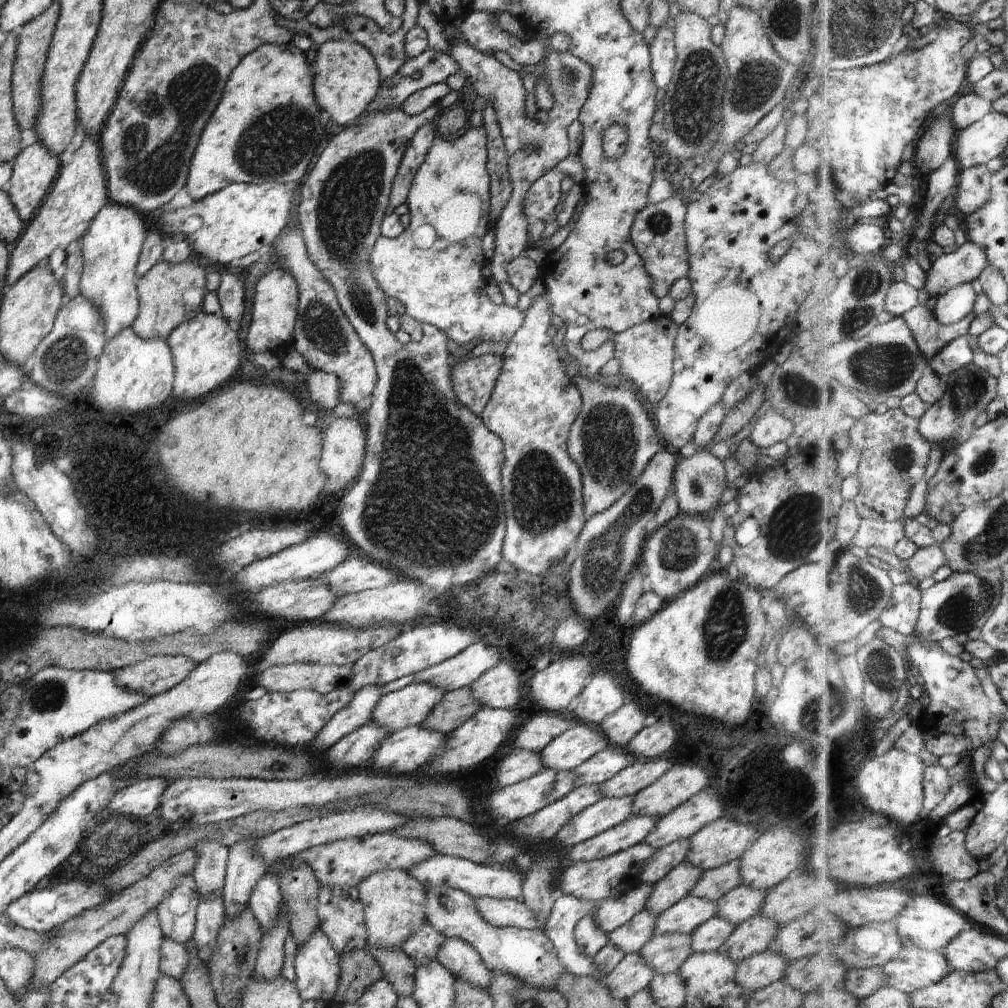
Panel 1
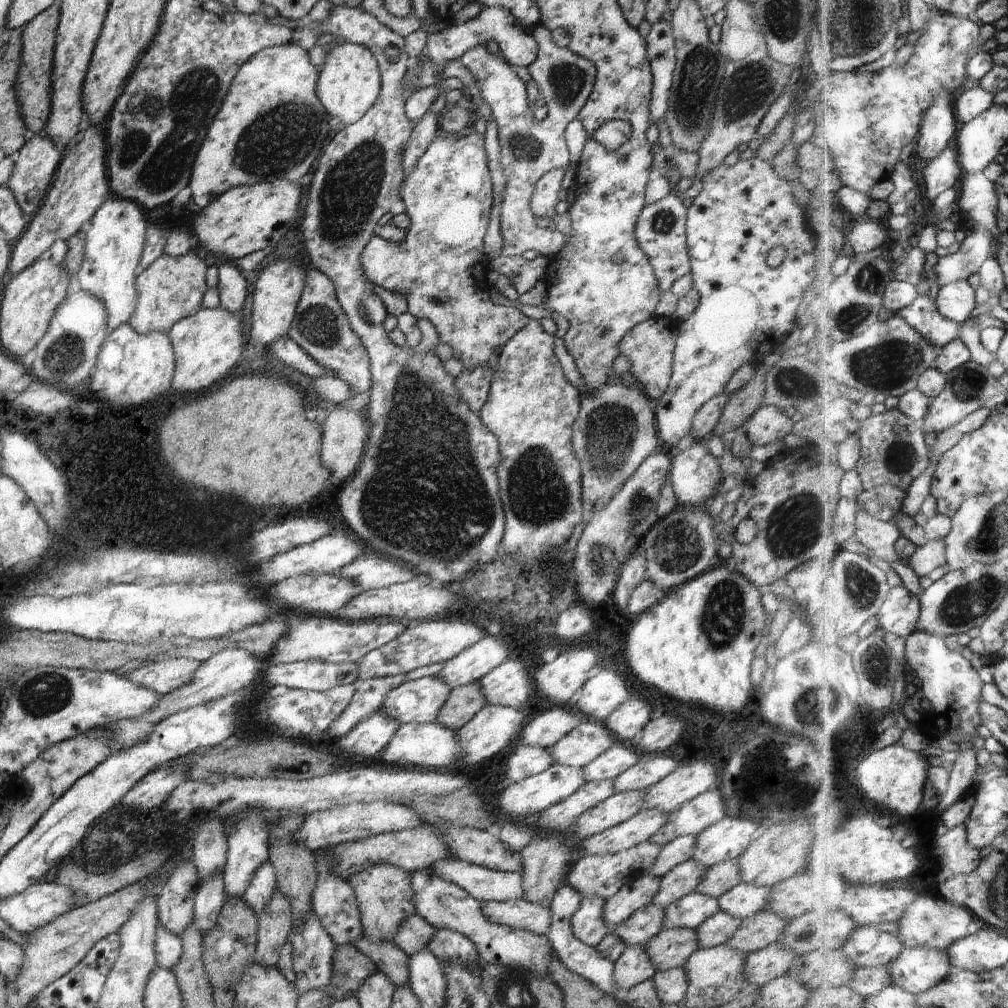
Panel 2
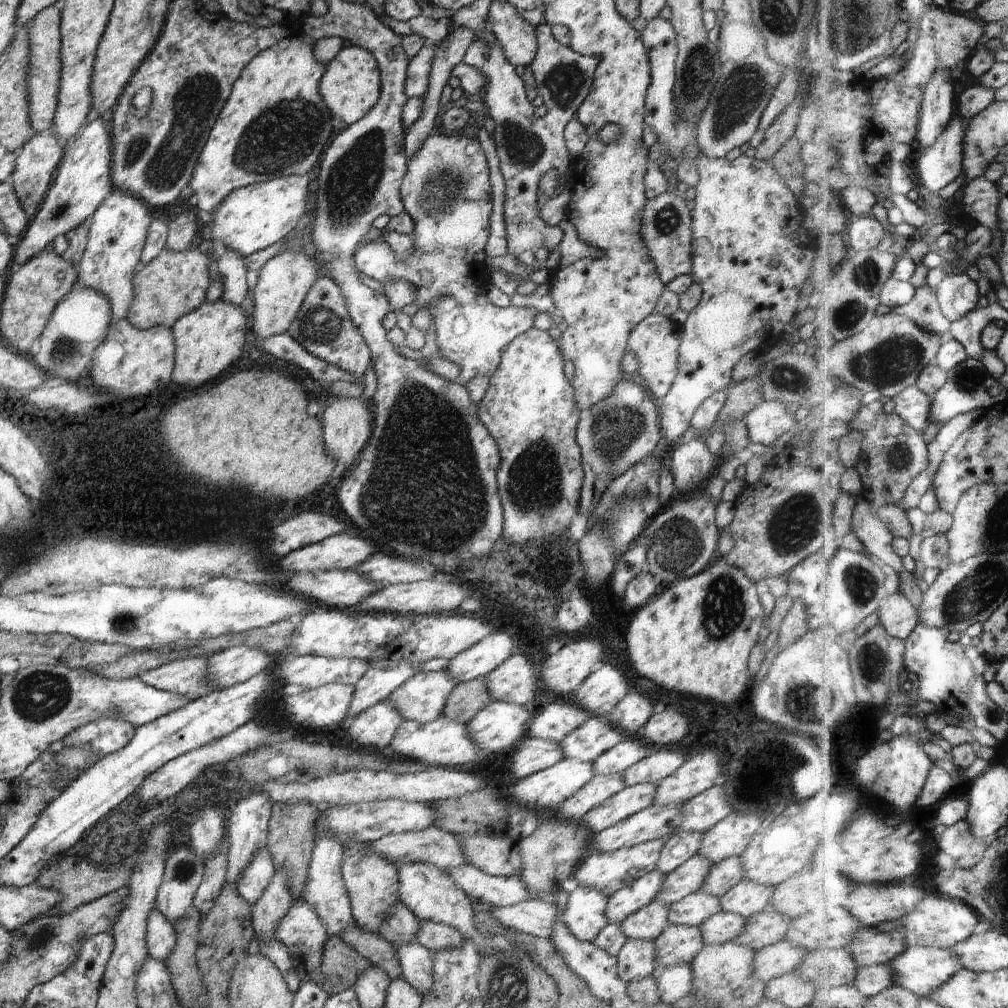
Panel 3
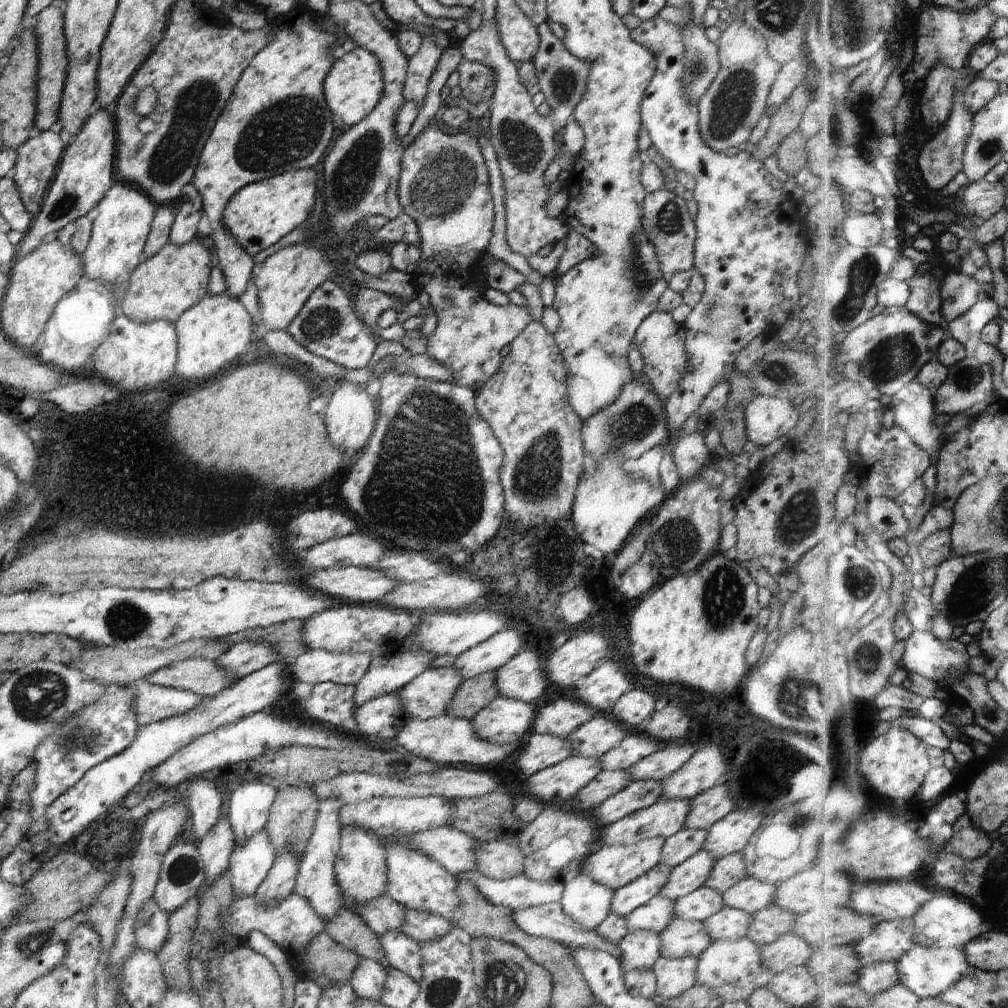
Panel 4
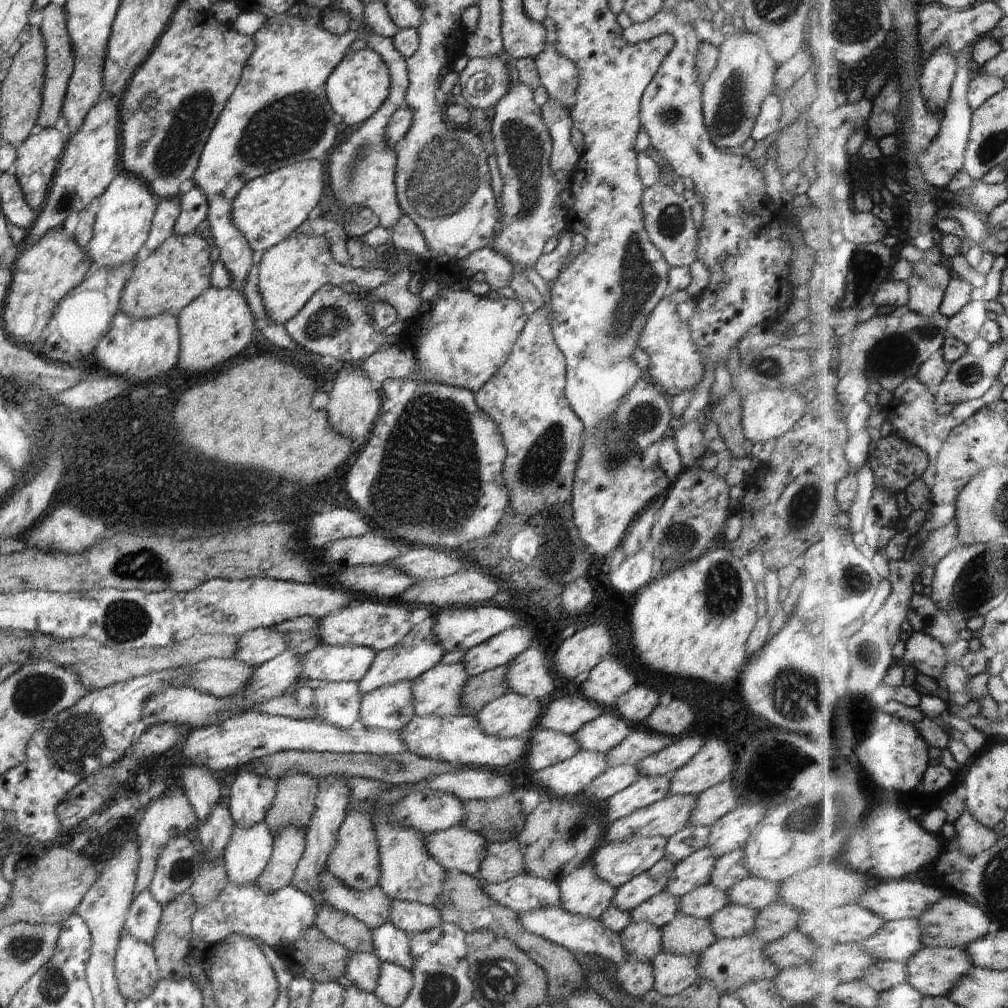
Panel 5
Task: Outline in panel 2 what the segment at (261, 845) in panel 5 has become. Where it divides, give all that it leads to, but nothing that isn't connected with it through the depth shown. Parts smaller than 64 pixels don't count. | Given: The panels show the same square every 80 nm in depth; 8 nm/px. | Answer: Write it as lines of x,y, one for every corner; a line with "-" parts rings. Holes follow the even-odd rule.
266,860
258,870
254,872
250,886
244,892
243,900
254,910
255,914
260,914
266,904
270,902
274,890
277,888
277,877
274,866

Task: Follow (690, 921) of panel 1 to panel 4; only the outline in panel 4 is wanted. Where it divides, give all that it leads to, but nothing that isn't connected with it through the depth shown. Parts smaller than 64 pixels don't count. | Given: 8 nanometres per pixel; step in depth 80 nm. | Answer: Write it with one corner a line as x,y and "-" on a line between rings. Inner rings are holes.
704,884
694,892
675,900
673,911
679,919
703,923
724,906
723,896

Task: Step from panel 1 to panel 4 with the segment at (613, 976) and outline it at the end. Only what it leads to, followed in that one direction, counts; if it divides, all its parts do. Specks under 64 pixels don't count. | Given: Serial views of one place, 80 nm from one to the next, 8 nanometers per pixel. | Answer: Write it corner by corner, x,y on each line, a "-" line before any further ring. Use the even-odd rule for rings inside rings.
632,931
617,944
623,974
628,971
652,970
661,957
659,935
652,931

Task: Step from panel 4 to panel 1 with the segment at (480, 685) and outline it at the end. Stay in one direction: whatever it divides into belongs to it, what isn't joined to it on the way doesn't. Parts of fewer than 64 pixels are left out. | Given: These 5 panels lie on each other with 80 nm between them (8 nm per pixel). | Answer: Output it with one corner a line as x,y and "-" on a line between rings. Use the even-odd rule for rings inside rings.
470,687
443,694
443,698
420,726
447,735
480,710

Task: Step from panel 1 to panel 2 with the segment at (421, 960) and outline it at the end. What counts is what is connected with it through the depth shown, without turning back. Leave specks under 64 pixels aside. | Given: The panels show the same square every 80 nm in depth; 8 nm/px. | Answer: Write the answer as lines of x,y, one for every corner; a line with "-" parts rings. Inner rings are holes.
414,914
401,924
401,930
397,932
393,942
408,957
411,957
428,950
430,941
434,938
435,930
422,916

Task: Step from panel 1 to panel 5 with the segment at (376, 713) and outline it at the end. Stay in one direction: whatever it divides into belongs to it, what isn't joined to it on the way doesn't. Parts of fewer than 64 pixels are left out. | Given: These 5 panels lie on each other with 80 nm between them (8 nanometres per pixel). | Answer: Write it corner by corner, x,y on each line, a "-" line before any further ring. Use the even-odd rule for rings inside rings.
438,663
411,682
414,715
443,717
464,715
461,690
470,678
462,663

